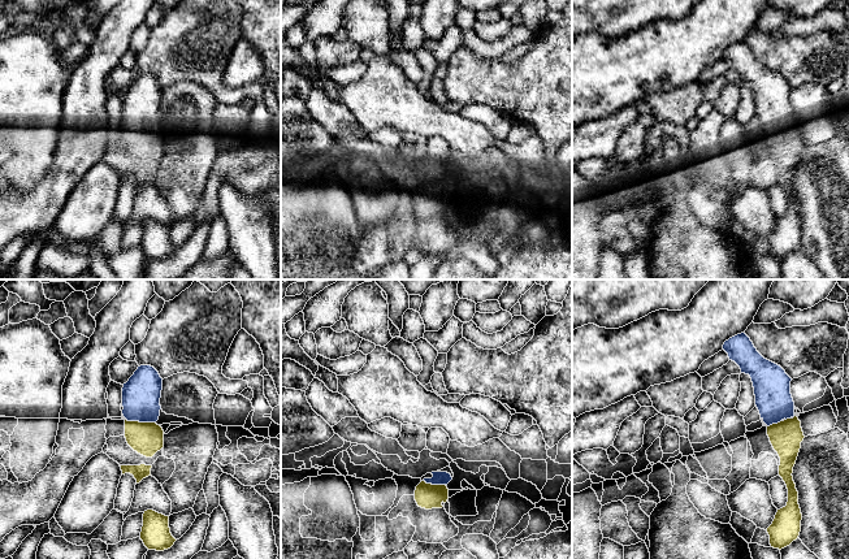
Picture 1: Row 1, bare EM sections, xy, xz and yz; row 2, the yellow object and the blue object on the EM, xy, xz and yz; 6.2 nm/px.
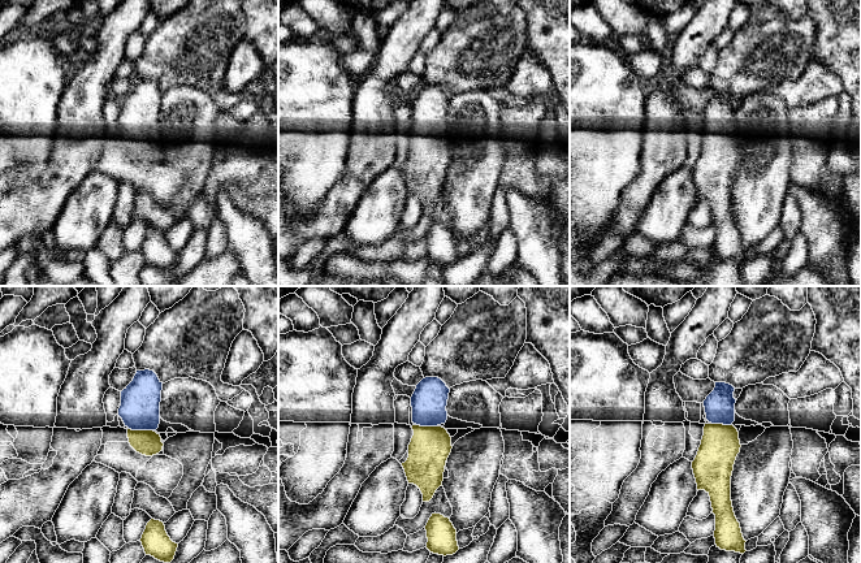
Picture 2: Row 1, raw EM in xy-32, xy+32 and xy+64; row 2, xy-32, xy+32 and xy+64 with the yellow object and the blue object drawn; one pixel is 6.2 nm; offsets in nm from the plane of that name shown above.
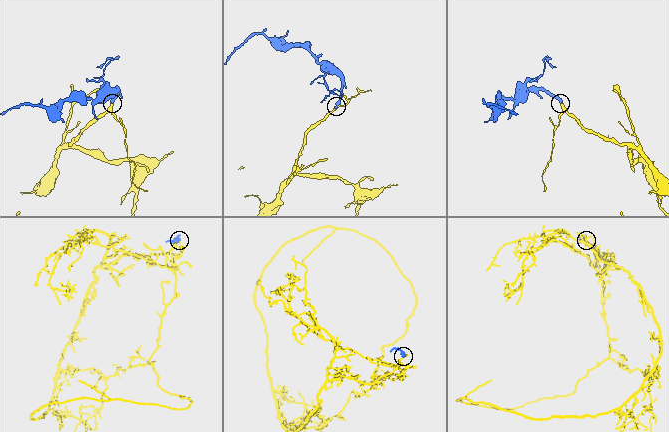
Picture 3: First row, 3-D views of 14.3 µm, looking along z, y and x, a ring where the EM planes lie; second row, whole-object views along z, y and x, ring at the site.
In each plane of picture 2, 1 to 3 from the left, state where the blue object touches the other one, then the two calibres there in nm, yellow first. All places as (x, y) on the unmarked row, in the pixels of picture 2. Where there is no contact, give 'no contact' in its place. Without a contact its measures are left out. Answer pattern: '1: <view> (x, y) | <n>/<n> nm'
1: xy-32 (141, 139) | 160/240 nm
2: xy+32 (427, 135) | 260/220 nm
3: xy+64 (721, 133) | 240/190 nm

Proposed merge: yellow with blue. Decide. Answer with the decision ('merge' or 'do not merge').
merge

